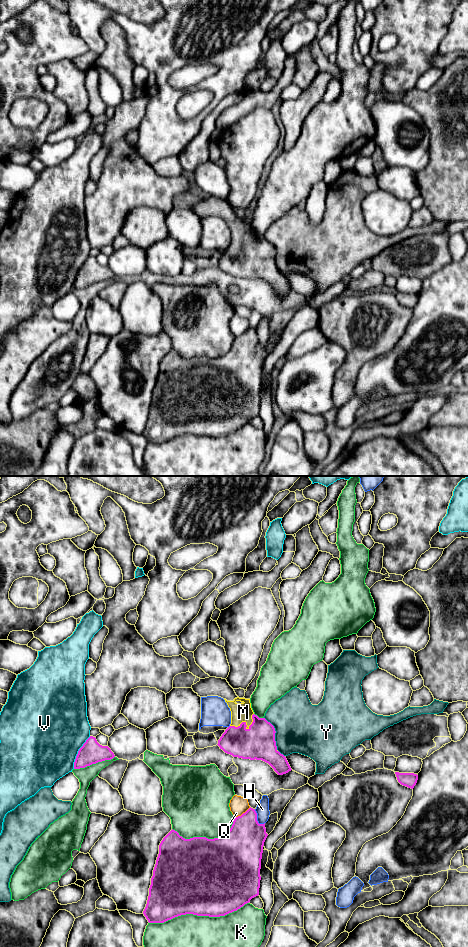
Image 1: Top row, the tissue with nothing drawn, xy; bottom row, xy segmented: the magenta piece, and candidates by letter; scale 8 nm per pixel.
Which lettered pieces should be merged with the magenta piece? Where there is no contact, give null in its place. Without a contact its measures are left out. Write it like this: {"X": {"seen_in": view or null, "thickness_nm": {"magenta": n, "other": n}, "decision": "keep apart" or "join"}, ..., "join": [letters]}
{"H": {"seen_in": "xy", "thickness_nm": {"magenta": 320, "other": 110}, "decision": "keep apart"}, "K": {"seen_in": "xy", "thickness_nm": {"magenta": 500, "other": 260}, "decision": "keep apart"}, "M": {"seen_in": "xy", "thickness_nm": {"magenta": 280, "other": 150}, "decision": "join"}, "Q": {"seen_in": "xy", "thickness_nm": {"magenta": 320, "other": 150}, "decision": "keep apart"}, "V": {"seen_in": "xy", "thickness_nm": {"magenta": 180, "other": 500}, "decision": "keep apart"}, "Y": {"seen_in": "xy", "thickness_nm": {"magenta": 280, "other": 400}, "decision": "keep apart"}, "join": ["M"]}

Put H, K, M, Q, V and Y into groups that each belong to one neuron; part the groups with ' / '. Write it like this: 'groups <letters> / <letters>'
groups H / K / M / Q / V / Y

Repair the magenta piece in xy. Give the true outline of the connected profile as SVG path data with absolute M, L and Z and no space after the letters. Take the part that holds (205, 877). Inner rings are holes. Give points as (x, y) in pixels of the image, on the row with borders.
M251 807L241 816L235 817L230 830L218 838L185 839L172 829L159 845L149 896L143 911L148 922L164 923L186 914L220 917L237 911L249 903L252 898L259 895L261 859L267 836L265 823L258 823L257 813Z

